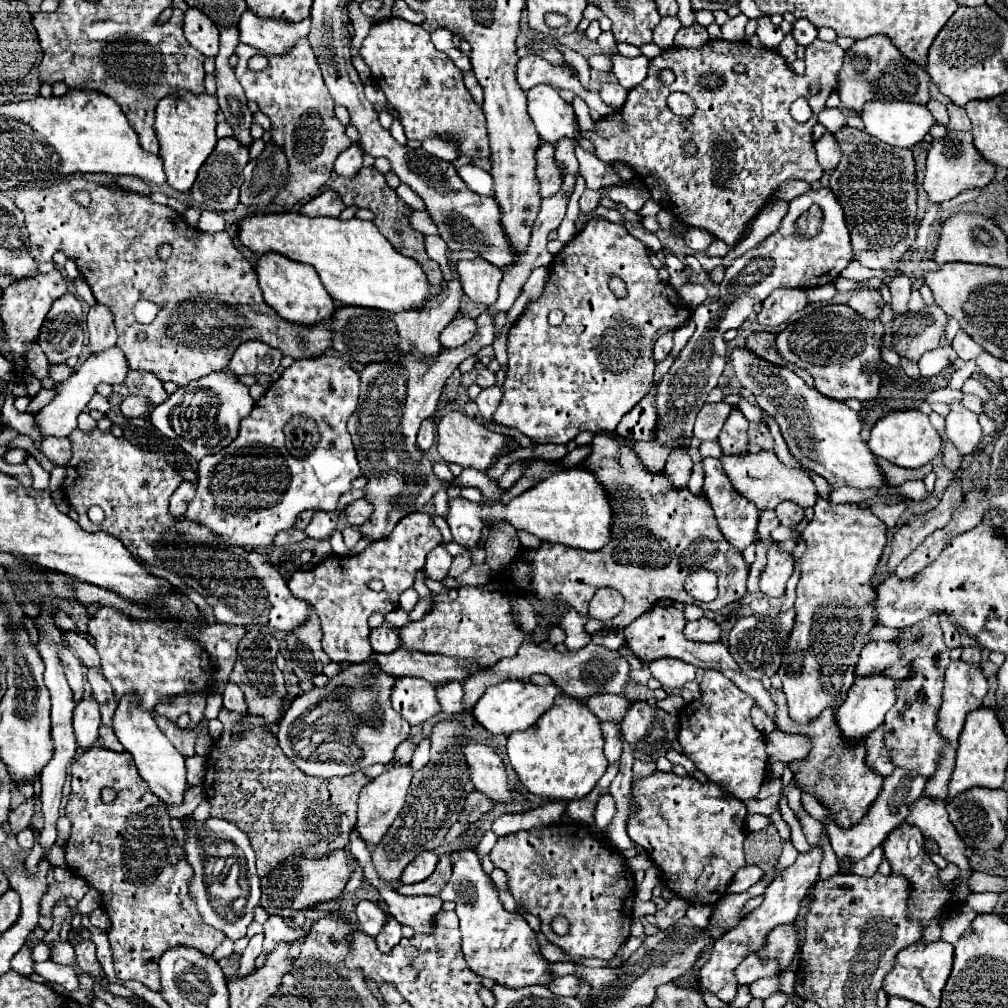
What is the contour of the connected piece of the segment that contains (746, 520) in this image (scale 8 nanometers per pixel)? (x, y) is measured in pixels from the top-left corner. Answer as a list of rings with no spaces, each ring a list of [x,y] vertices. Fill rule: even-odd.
[[[704,459],[704,471],[706,471],[706,479],[704,479],[704,495],[708,497],[714,515],[718,519],[720,531],[726,537],[728,543],[732,543],[740,553],[744,553],[744,549],[754,543],[758,539],[756,535],[756,525],[758,525],[758,509],[752,501],[748,501],[746,497],[742,497],[730,483],[722,461],[720,459]]]

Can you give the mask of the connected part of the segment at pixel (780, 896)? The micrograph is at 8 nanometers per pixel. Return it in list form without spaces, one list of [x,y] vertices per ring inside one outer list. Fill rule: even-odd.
[[[812,847],[808,853],[798,855],[796,863],[786,867],[764,891],[764,901],[758,909],[754,909],[752,913],[748,913],[734,929],[726,931],[716,945],[712,947],[710,959],[700,967],[698,971],[698,981],[702,985],[702,989],[714,993],[720,1001],[724,1003],[732,1003],[738,991],[738,981],[734,977],[734,969],[742,963],[742,959],[750,953],[758,953],[764,945],[766,945],[766,937],[768,933],[778,927],[778,925],[786,925],[786,923],[794,923],[798,909],[800,909],[800,901],[804,899],[804,895],[808,893],[810,885],[818,879],[818,867],[822,861],[822,851],[818,847]]]

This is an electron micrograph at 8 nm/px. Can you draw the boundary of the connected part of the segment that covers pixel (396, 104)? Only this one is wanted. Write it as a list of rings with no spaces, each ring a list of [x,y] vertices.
[[[390,17],[384,21],[376,21],[368,33],[368,37],[362,43],[360,57],[366,61],[366,65],[372,69],[372,75],[380,89],[384,89],[384,95],[388,103],[398,111],[404,133],[408,139],[422,141],[430,135],[442,135],[442,137],[452,137],[460,143],[460,153],[466,157],[488,157],[490,147],[488,147],[488,137],[486,137],[486,121],[482,117],[482,109],[470,99],[466,89],[460,85],[462,83],[462,71],[450,61],[448,55],[436,51],[432,47],[430,35],[414,23],[408,23],[398,17]]]

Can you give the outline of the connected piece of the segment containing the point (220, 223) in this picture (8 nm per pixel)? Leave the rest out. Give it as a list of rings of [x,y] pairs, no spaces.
[[[202,211],[202,217],[198,221],[198,229],[214,233],[214,231],[222,231],[224,229],[224,219],[214,213],[214,211]]]

